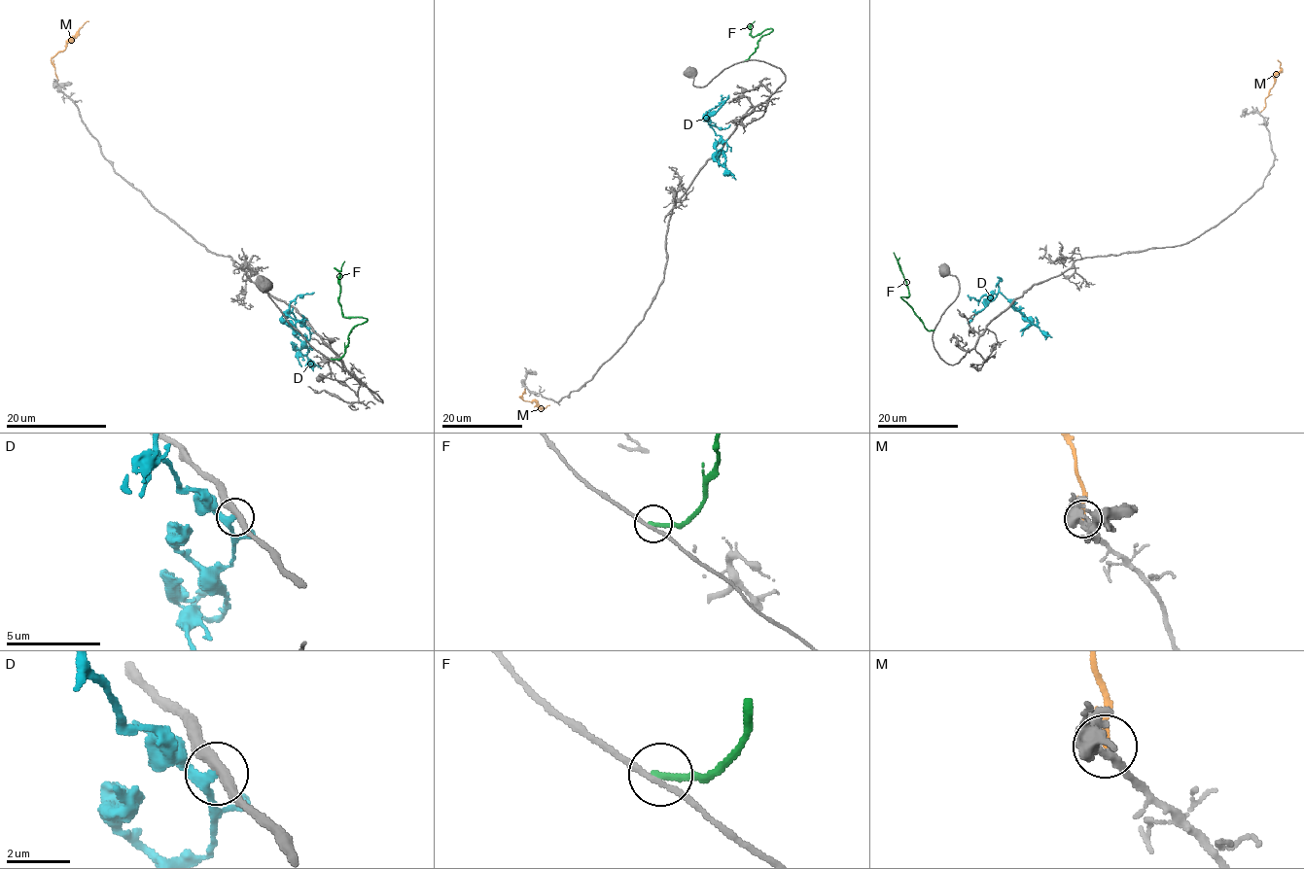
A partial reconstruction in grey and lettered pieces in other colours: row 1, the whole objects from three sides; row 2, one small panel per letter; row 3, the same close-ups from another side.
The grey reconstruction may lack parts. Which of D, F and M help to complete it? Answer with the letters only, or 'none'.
M

